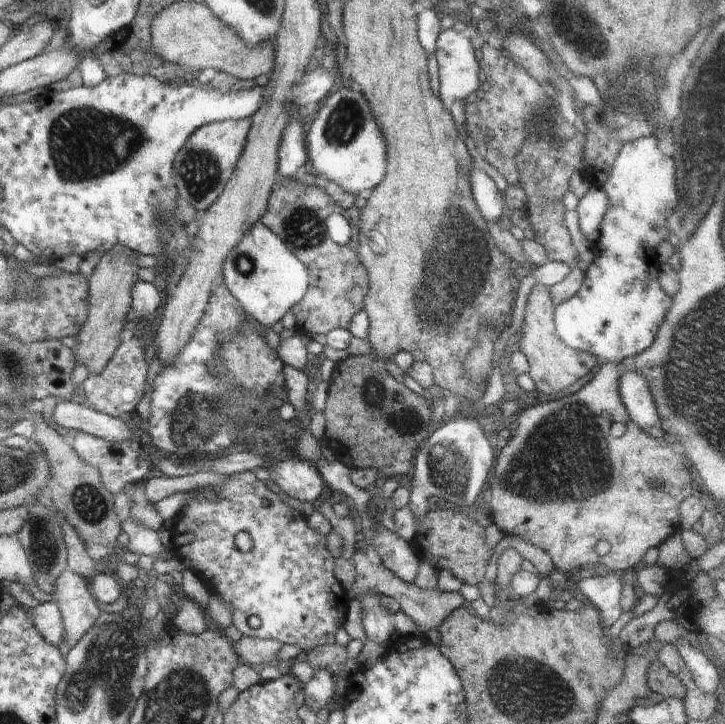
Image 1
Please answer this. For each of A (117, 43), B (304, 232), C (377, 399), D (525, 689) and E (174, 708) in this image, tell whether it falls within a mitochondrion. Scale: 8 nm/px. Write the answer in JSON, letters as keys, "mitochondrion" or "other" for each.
{"A":"other","B":"mitochondrion","C":"mitochondrion","D":"mitochondrion","E":"mitochondrion"}

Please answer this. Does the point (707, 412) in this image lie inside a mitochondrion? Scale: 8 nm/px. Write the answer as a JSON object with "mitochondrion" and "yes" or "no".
{"mitochondrion":"yes"}

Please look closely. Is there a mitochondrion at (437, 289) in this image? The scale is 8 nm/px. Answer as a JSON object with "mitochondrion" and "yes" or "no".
{"mitochondrion":"yes"}

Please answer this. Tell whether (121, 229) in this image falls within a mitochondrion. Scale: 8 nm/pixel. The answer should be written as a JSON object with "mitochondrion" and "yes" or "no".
{"mitochondrion":"no"}

